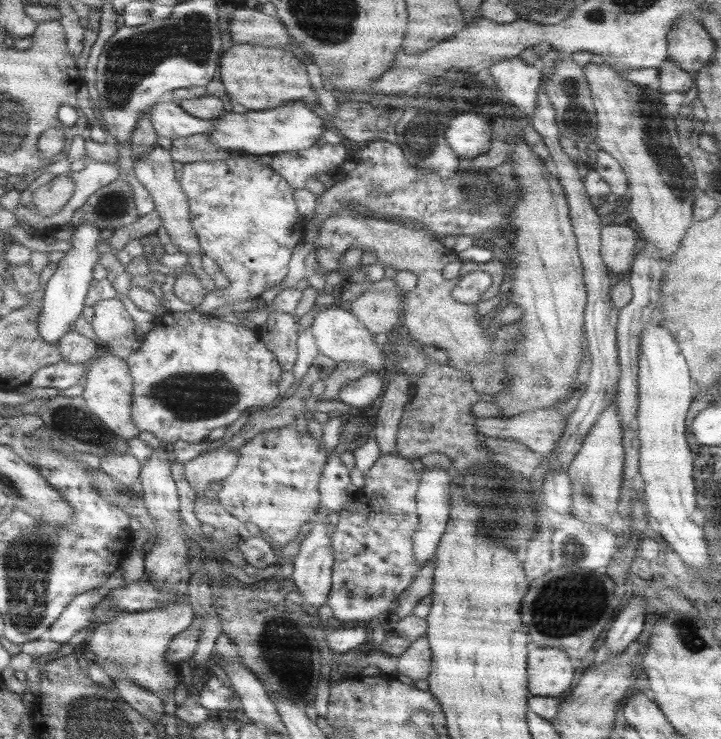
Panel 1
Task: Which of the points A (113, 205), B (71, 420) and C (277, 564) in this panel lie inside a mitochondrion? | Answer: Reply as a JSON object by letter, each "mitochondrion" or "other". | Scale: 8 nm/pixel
{"A":"mitochondrion","B":"mitochondrion","C":"other"}

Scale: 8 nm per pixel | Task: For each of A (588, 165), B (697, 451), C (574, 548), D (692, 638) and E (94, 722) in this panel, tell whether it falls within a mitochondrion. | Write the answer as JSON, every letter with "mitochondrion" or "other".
{"A":"other","B":"other","C":"mitochondrion","D":"mitochondrion","E":"mitochondrion"}

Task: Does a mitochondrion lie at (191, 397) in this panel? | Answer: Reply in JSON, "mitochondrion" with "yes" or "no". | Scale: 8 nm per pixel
{"mitochondrion":"yes"}

